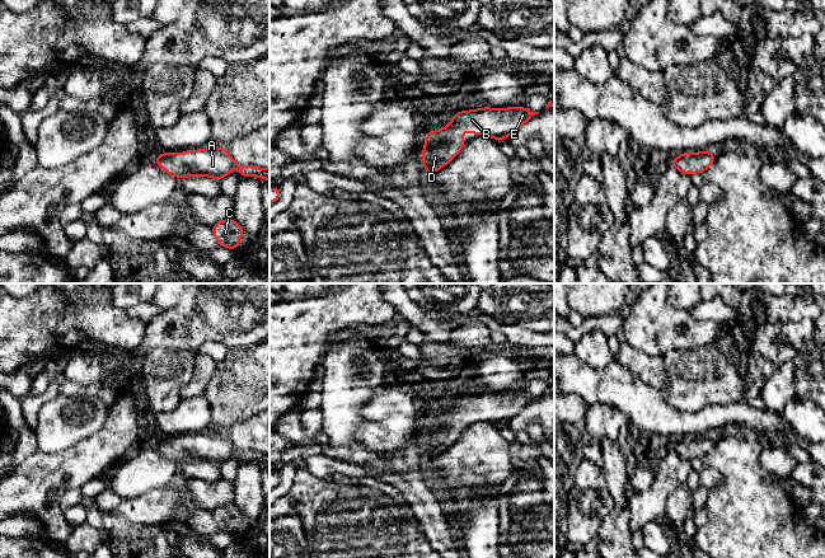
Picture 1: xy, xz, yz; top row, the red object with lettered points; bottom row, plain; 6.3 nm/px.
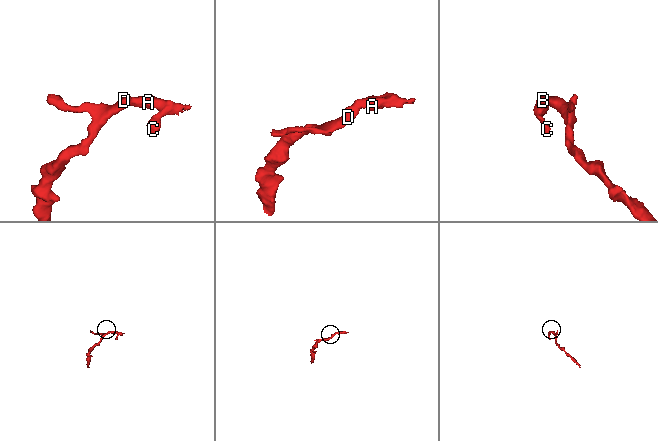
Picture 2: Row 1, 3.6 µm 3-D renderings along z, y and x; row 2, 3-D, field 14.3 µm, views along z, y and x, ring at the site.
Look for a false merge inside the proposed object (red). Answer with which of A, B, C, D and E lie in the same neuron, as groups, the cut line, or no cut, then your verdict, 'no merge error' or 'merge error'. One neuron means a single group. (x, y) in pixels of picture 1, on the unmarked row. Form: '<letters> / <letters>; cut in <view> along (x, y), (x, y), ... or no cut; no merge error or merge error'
A B C D E; no cut; no merge error

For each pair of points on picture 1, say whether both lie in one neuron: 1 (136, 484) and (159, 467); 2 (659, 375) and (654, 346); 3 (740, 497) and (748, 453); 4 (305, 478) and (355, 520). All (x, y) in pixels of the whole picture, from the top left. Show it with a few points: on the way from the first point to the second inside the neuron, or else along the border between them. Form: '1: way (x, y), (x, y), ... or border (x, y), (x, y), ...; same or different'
1: way (141, 479), (150, 470), (154, 470); same
2: border (627, 343), (650, 355), (661, 356); different
3: way (743, 486), (743, 464); same
4: way (318, 491), (342, 515); same

